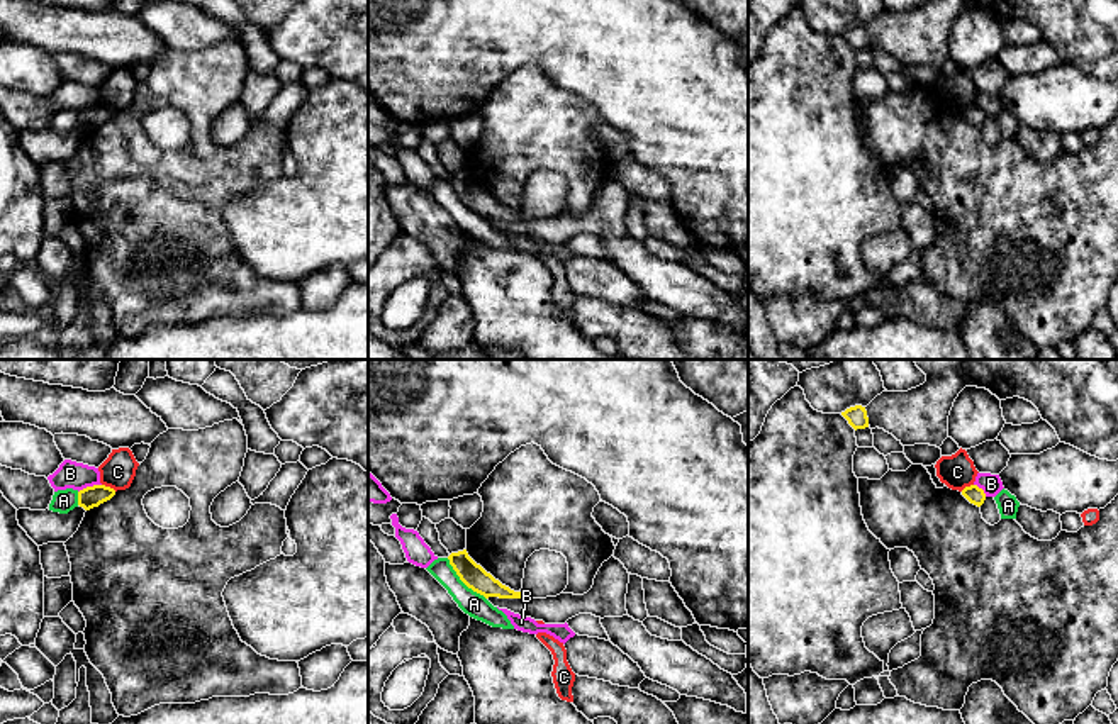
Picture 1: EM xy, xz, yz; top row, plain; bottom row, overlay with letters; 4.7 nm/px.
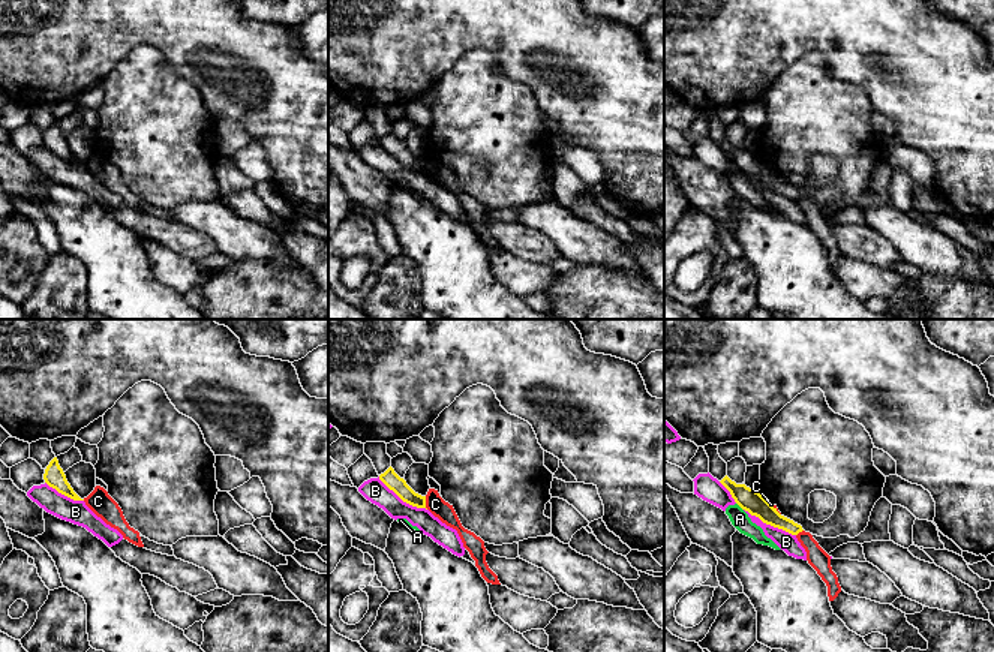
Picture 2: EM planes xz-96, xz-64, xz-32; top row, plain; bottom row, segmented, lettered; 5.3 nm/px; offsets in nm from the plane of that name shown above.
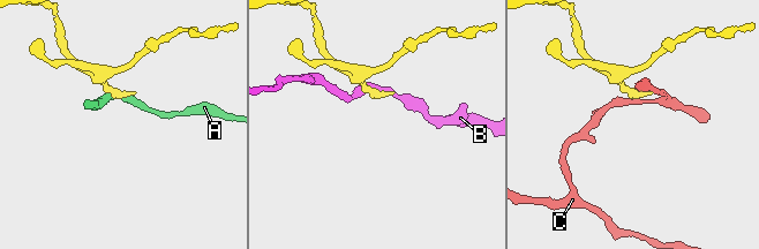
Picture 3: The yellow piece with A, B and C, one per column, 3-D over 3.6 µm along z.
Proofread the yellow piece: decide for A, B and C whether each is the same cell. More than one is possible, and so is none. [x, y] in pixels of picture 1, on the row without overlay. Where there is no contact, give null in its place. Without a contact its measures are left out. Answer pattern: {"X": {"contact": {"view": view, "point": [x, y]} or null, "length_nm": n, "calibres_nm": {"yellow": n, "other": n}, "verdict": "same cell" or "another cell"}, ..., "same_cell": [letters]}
{"A": {"contact": {"view": "xz", "point": [463, 202]}, "length_nm": 280, "calibres_nm": {"yellow": 110, "other": 120}, "verdict": "another cell"}, "B": {"contact": {"view": "xy", "point": [89, 107]}, "length_nm": 120, "calibres_nm": {"yellow": 100, "other": 130}, "verdict": "another cell"}, "C": {"contact": {"view": "xy", "point": [109, 107]}, "length_nm": 80, "calibres_nm": {"yellow": 100, "other": 160}, "verdict": "another cell"}, "same_cell": []}

